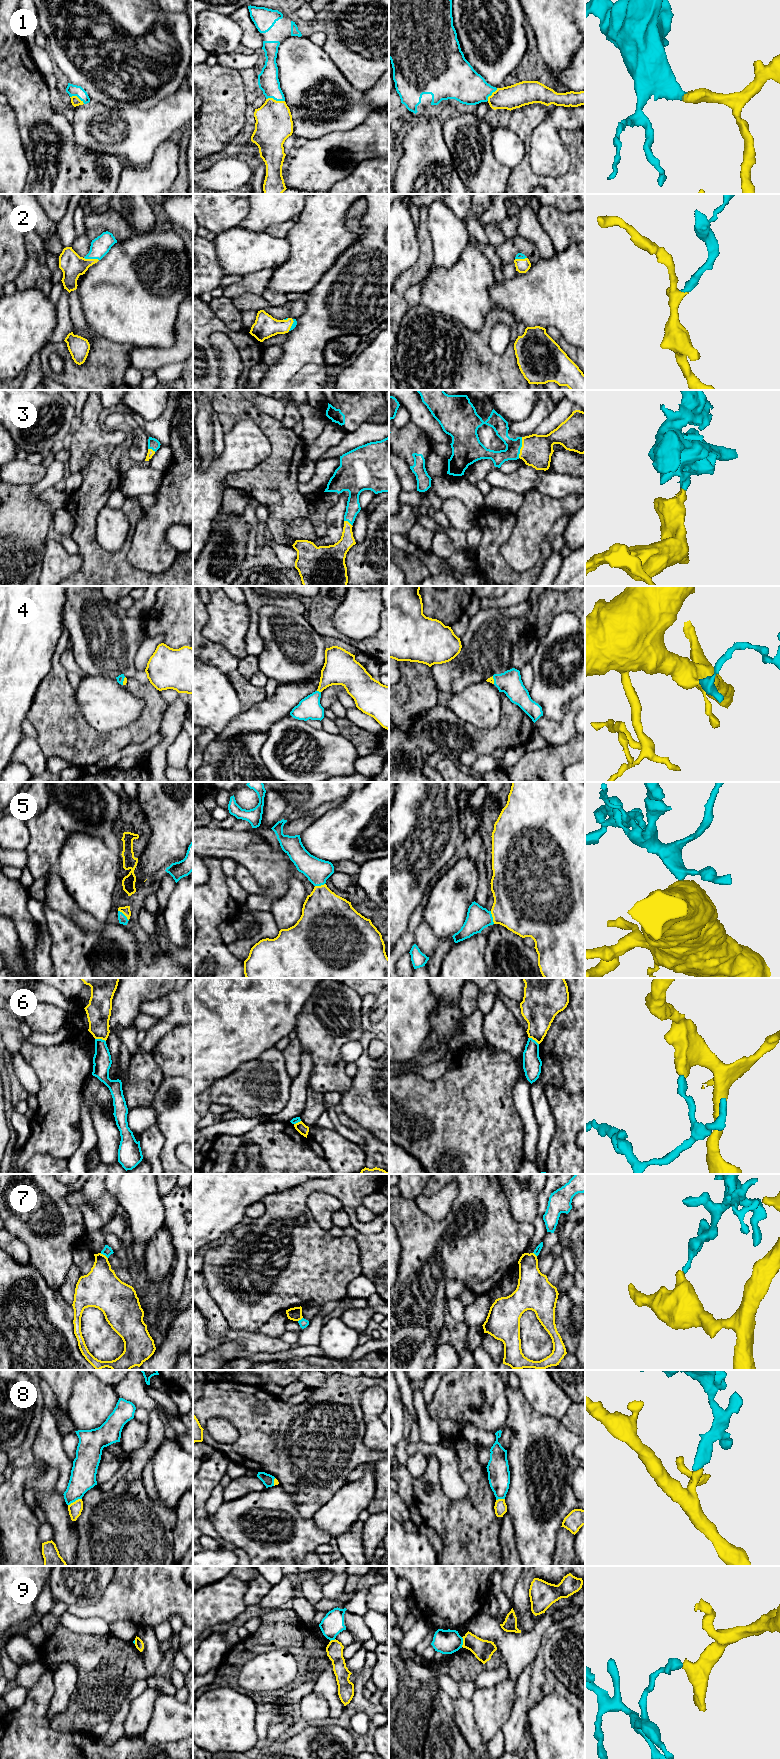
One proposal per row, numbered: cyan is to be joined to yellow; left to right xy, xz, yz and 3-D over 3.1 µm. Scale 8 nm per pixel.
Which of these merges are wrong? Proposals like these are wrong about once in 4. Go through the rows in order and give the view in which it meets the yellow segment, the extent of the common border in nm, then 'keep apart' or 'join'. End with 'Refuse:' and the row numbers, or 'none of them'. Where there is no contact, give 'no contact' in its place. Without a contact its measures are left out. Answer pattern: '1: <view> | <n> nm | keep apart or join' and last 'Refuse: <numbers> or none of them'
1: xz | 150 nm | join
2: xy | 120 nm | join
3: yz | 170 nm | join
4: xz | 40 nm | join
5: yz | 110 nm | join
6: xy | 90 nm | keep apart
7: xy | 80 nm | keep apart
8: xy | 130 nm | keep apart
9: yz | 80 nm | keep apart
Refuse: 6, 7, 8, 9

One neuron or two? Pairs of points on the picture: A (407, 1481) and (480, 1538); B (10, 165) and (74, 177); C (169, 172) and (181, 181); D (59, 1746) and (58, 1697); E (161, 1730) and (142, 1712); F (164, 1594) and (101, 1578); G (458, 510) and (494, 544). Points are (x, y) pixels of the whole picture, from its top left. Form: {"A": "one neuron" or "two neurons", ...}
{"A": "two neurons", "B": "two neurons", "C": "two neurons", "D": "two neurons", "E": "two neurons", "F": "two neurons", "G": "two neurons"}

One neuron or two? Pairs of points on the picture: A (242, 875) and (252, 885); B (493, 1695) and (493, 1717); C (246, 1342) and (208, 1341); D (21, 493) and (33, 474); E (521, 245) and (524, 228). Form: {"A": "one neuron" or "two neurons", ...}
{"A": "one neuron", "B": "one neuron", "C": "one neuron", "D": "two neurons", "E": "two neurons"}

